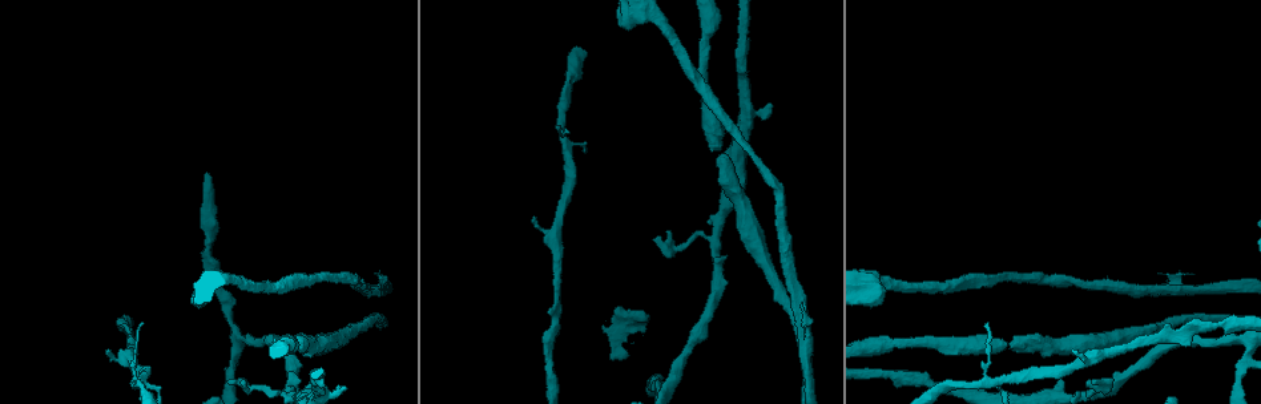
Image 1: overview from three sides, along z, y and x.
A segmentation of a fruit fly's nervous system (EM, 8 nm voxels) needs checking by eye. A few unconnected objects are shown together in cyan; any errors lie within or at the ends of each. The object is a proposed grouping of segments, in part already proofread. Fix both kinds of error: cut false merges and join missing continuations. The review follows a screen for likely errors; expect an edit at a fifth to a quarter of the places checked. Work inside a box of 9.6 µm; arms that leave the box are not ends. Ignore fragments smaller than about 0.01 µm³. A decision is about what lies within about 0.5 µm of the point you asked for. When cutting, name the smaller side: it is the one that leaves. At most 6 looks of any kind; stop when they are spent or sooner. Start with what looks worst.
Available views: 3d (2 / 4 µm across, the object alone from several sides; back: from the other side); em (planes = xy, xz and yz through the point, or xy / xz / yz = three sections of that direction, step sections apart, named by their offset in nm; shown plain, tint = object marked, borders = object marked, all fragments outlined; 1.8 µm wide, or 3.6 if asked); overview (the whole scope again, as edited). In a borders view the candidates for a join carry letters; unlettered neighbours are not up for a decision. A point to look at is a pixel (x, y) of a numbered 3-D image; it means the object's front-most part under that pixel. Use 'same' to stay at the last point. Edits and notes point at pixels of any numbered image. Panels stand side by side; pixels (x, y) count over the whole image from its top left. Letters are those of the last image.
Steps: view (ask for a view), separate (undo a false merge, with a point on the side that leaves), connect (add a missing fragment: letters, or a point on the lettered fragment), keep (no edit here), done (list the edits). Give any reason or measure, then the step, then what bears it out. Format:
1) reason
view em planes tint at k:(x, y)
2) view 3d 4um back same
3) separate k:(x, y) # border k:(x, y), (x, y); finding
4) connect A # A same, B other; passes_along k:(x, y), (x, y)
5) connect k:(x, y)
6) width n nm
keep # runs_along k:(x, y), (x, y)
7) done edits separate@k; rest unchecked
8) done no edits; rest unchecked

branch stops here
view 3d 4um at 1:(627, 30)

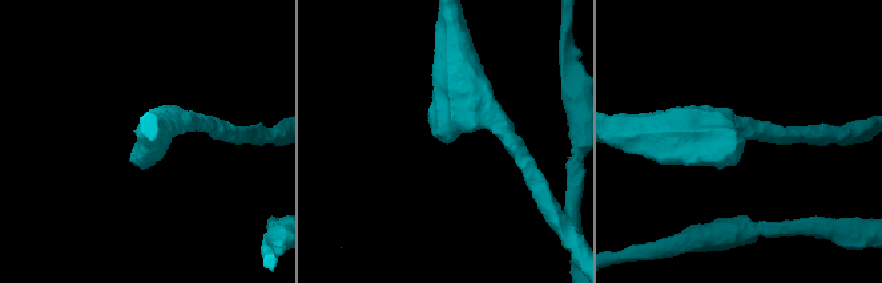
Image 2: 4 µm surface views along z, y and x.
view em xy step 16 borders at 2:(444, 139)

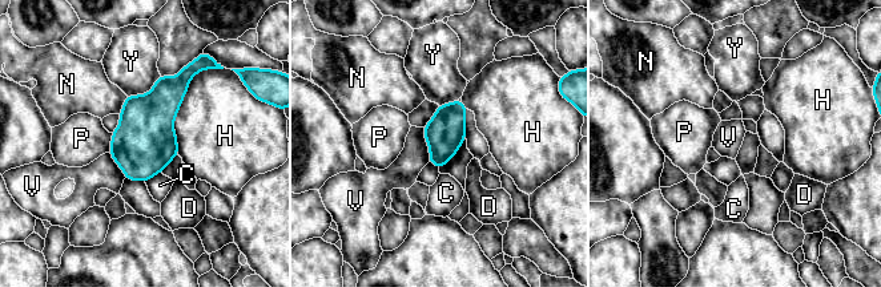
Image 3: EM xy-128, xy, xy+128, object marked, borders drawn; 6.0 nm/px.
another direction
view em planes borders same

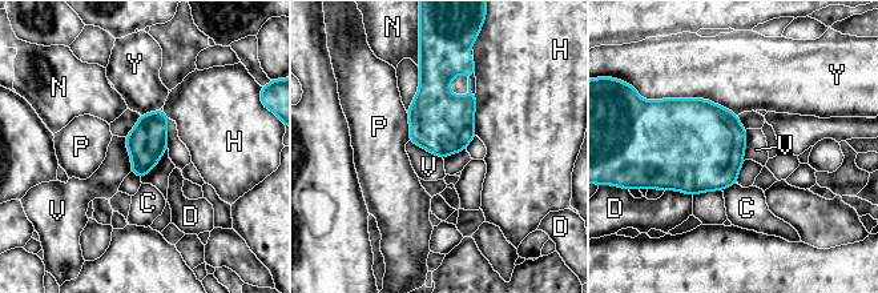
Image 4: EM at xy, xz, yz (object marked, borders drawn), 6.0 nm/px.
width 240 nm
keep # C other, D other, H other, N other, P other, V other, Y other; border 4:(124, 137), (131, 157), (131, 171); none of them fits

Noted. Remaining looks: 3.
an open end
view em xz step 4 borders at 1:(1074, 352)

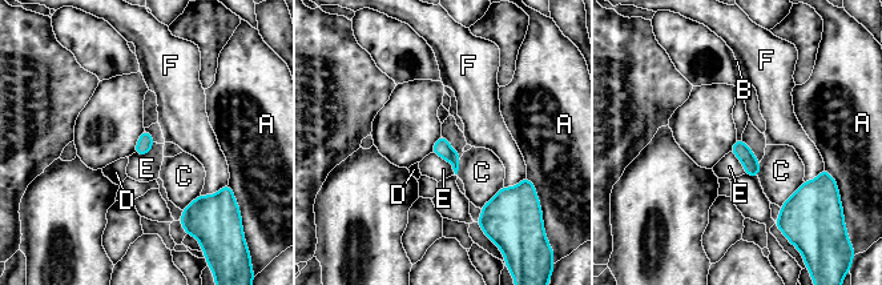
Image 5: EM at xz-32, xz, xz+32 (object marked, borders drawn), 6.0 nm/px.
cut it another way
view em planes borders same

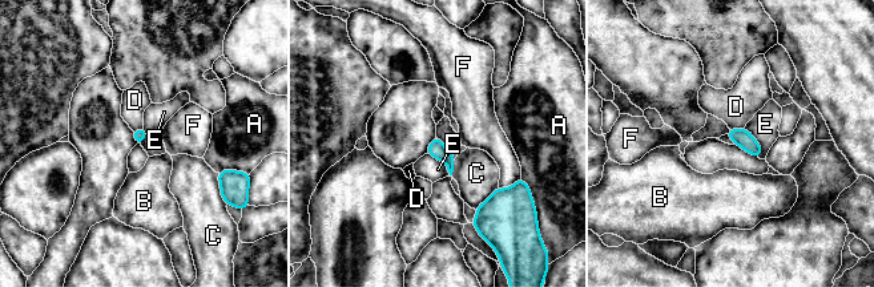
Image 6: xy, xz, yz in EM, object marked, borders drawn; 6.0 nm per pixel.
keep # A other, B other, C other, D other, E other, F other; border 6:(744, 128), (761, 148), (758, 157); no lettered fragment goes on from it

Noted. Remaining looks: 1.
done no edits; rest unchecked

